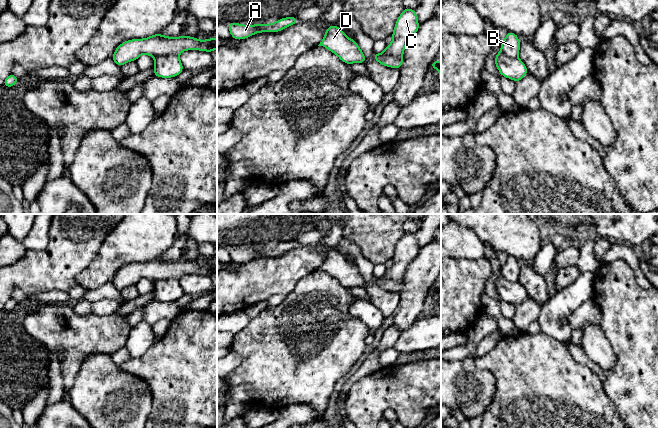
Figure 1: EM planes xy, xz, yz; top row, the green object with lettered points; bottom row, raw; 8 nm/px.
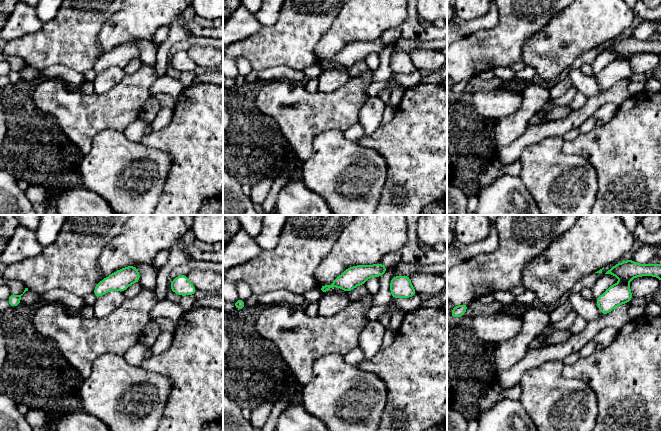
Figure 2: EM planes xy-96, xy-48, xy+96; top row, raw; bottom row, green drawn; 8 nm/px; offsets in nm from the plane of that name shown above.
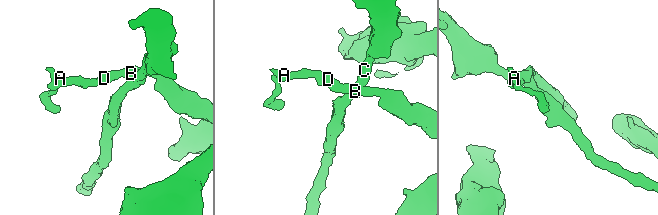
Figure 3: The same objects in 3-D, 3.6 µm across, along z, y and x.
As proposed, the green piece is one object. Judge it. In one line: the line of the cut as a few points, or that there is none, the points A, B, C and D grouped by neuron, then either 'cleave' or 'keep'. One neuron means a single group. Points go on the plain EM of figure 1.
cut in xy along (178, 278), (163, 278), (155, 282); A B D / C; cleave

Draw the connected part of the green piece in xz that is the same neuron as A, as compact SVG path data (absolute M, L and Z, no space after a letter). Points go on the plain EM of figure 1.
M293 240L282 242L271 248L242 249L239 247L228 247L227 250L231 257L231 261L241 264L260 256L279 256L298 246L299 243Z

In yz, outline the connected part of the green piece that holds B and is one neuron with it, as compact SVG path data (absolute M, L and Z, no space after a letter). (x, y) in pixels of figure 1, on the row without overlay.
M509 255L506 262L501 266L501 276L508 281L517 281L520 274L520 268L518 259Z

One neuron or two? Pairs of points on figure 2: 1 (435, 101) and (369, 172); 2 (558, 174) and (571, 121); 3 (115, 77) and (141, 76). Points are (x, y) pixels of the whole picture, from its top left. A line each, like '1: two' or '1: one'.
1: two
2: two
3: two

